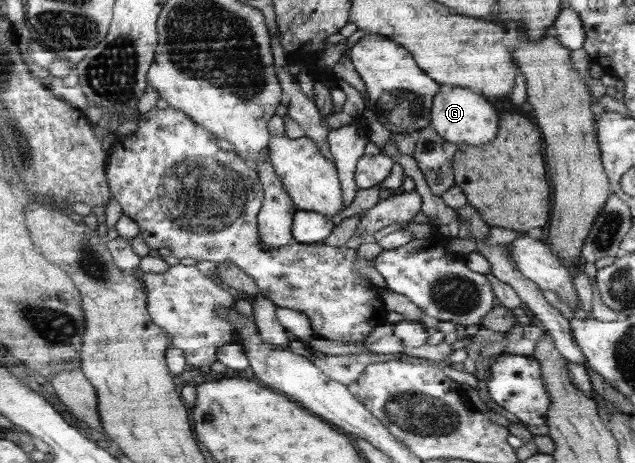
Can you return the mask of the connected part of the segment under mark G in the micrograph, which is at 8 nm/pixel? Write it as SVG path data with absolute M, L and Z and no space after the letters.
M442 86L442 91L435 95L430 113L431 127L449 143L455 143L457 146L466 144L469 146L487 145L494 142L498 135L499 111L495 109L492 101L486 96L477 92L473 93L471 89L463 87Z

